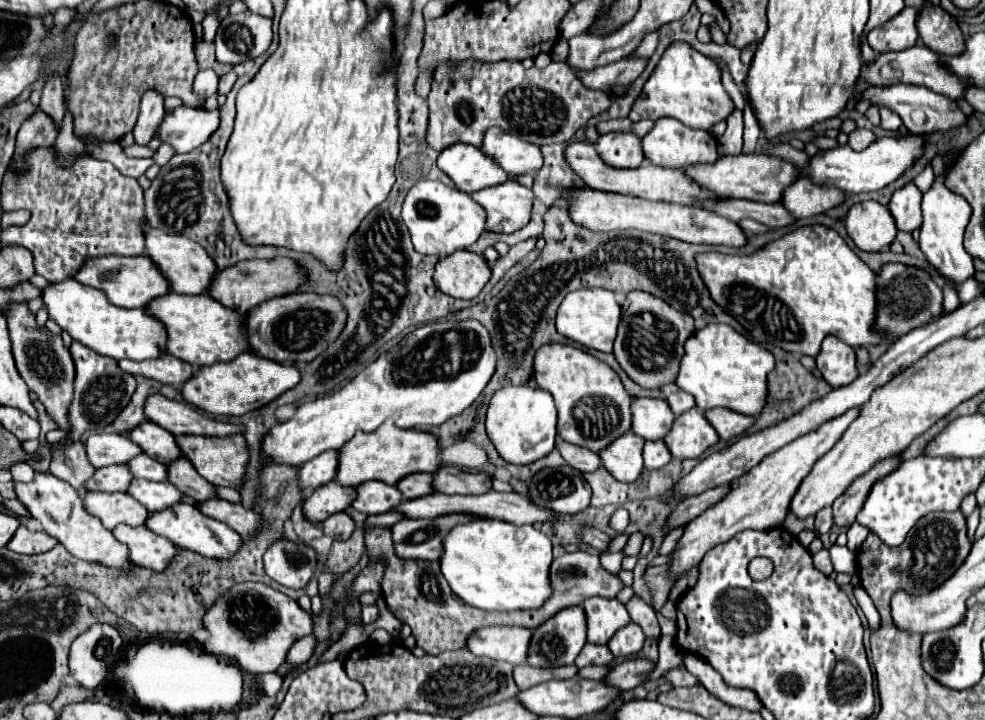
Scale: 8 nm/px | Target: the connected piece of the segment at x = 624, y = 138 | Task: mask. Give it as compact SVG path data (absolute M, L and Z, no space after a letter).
M609 132L595 144L601 158L615 168L637 168L645 156L641 138L633 132Z

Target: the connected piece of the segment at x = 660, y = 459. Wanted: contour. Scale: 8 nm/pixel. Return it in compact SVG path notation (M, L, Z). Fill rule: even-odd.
M645 442L643 446L643 462L645 468L661 468L671 460L671 454L667 450L667 446L661 442Z

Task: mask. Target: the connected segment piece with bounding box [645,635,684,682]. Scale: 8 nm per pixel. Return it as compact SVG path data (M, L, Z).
M661 636L658 644L658 662L656 669L651 672L645 682L651 680L658 680L667 671L676 667L684 667L683 655L680 654L679 650L674 646L675 636Z

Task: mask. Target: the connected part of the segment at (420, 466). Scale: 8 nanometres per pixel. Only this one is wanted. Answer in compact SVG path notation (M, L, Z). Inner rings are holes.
M383 424L371 434L359 432L339 450L339 470L335 482L343 486L359 486L369 480L381 480L385 484L395 486L409 474L415 472L437 472L441 464L441 446L439 438L429 432L419 430L401 430L393 424Z

